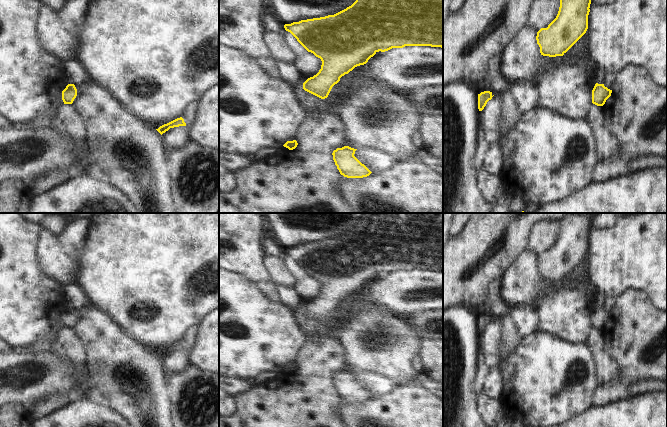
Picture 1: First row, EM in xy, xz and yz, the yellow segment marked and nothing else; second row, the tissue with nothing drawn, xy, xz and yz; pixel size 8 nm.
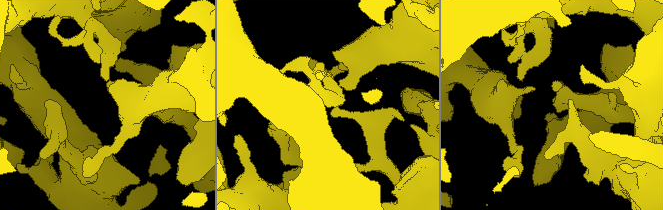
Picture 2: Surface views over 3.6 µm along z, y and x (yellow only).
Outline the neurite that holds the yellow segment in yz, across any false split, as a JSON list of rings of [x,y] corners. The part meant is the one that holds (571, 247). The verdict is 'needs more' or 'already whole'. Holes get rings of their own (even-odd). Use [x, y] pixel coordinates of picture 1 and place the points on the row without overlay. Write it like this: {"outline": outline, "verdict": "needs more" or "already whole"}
{"outline": [[[570,213],[560,220],[556,242],[537,256],[536,264],[543,280],[563,280],[587,255],[590,219],[582,213]]], "verdict": "already whole"}

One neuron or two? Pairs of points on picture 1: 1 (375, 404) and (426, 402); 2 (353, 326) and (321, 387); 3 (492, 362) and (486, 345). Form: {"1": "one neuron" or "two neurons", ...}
{"1": "one neuron", "2": "two neurons", "3": "one neuron"}

